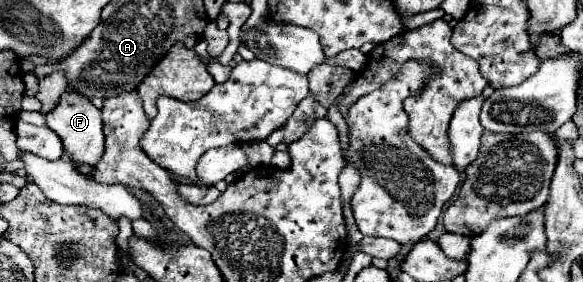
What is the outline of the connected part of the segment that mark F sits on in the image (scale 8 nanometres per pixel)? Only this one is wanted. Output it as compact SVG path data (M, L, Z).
M64 92L60 96L58 106L54 112L46 114L46 126L52 128L64 146L64 152L70 156L70 160L78 164L88 164L94 166L104 154L104 134L102 134L102 114L100 110L86 100L84 96L74 96L74 92Z

